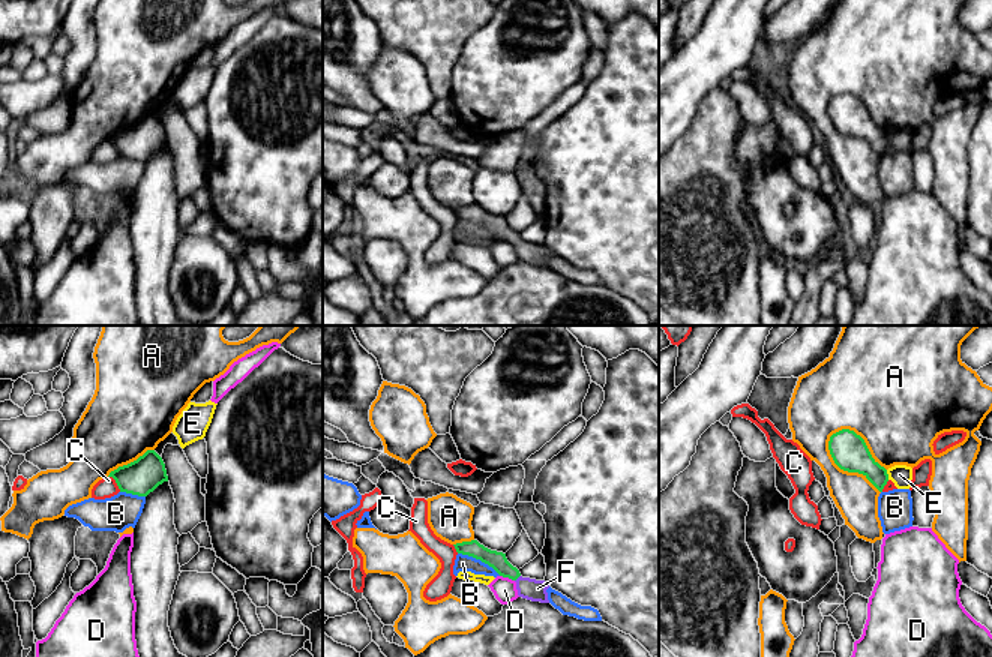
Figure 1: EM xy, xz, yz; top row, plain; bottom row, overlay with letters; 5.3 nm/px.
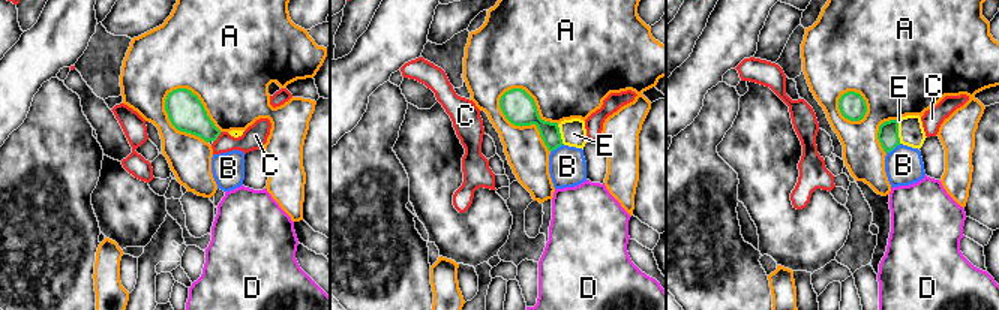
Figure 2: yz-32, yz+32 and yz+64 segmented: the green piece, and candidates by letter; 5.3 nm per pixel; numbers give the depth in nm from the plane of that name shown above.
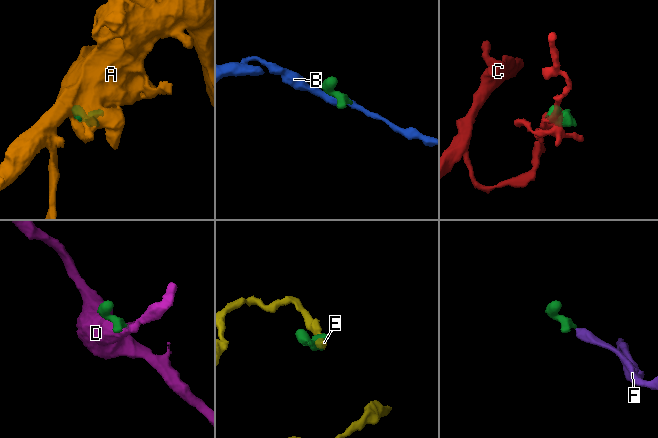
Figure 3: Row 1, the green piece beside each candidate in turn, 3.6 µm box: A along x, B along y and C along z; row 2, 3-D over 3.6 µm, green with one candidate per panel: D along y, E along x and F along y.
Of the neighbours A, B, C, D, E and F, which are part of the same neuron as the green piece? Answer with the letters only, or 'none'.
F

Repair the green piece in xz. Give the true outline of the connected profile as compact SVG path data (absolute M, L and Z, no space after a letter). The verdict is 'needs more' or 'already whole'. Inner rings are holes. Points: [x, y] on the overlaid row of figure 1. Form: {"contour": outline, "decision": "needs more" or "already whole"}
{"contour": "M477 540L453 544L458 554L473 556L492 567L500 576L516 582L518 596L531 602L549 603L546 590L549 585L545 580L522 578L519 570L513 567L506 554L491 550Z", "decision": "needs more"}

